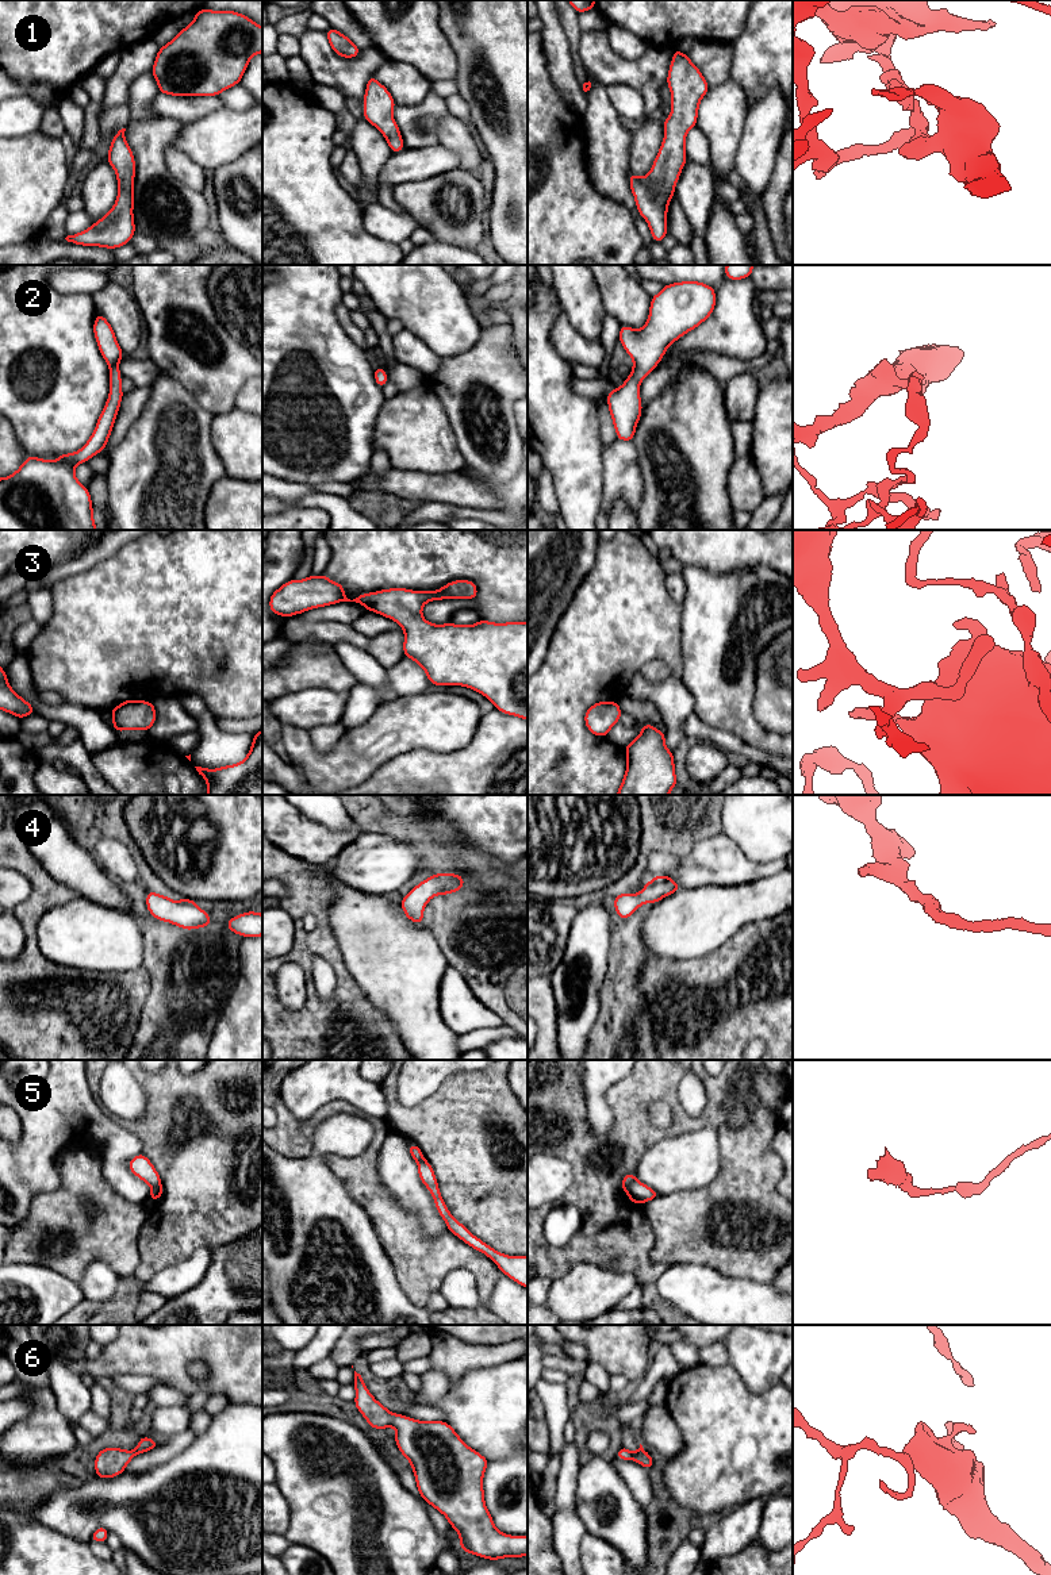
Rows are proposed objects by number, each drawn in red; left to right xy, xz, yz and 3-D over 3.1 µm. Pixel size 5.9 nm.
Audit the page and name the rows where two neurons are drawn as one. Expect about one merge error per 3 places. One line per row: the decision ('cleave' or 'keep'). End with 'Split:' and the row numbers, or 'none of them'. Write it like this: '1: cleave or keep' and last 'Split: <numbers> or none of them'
1: keep
2: keep
3: keep
4: keep
5: cleave
6: keep
Split: 5

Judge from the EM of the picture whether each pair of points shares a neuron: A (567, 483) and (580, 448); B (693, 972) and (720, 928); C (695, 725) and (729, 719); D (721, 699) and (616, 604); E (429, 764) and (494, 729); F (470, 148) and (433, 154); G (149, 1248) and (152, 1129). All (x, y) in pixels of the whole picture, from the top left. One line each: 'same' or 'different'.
A: same
B: different
C: different
D: different
E: same
F: different
G: same

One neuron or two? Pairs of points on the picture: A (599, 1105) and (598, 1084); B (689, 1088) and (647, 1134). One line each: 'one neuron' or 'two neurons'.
A: one neuron
B: two neurons

